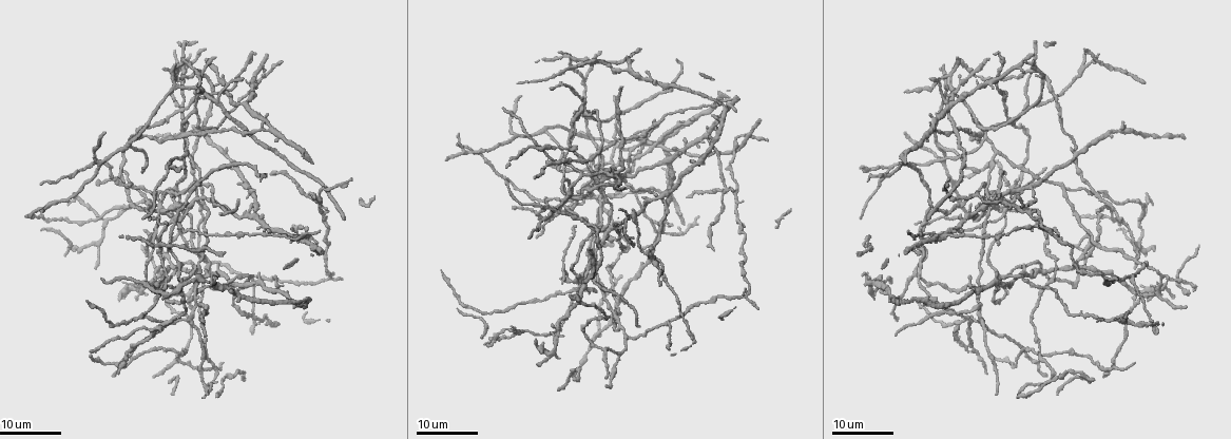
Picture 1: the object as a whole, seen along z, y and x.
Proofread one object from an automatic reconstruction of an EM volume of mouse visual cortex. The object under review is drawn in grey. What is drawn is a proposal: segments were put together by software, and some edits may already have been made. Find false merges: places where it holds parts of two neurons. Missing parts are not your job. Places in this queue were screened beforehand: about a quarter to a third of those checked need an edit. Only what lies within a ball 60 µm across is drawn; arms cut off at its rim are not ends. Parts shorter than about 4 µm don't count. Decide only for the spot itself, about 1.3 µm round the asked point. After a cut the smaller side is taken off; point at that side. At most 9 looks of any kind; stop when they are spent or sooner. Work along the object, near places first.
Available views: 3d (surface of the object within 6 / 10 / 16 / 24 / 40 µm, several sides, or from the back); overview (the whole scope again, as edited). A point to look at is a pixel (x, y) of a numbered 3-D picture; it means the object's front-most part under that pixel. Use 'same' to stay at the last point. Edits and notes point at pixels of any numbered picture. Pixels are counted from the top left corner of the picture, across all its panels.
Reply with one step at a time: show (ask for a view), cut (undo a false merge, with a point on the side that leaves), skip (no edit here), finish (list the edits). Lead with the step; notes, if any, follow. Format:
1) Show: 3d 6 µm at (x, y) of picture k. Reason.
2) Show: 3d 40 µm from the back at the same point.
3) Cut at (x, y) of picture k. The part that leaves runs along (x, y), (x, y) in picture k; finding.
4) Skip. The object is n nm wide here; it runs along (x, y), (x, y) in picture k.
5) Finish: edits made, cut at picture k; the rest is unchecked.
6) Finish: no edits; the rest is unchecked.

Show: 3d 16 µm at (1158, 294) of picture 1.

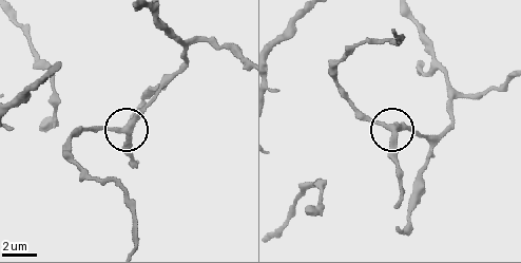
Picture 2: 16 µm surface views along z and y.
Show: 3d 10 µm at (389, 126) of picture 2.

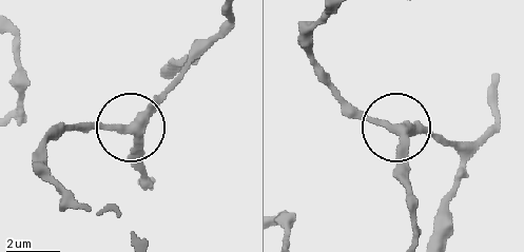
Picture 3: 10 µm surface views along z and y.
Skip. Continuous, no second neuron.

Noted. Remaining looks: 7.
Show: 3d 24 µm at (1087, 254) of picture 1. Looks like a crossing.

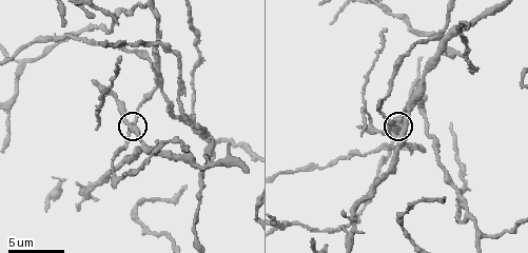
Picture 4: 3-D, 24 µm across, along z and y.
Show: 3d 6 µm at (396, 130) of picture 4.

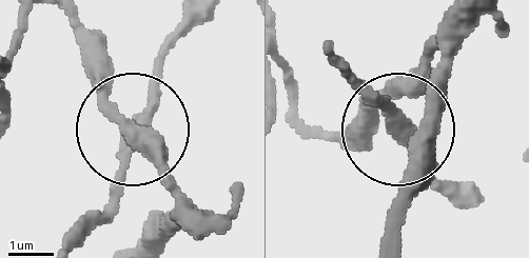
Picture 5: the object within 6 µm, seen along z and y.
Skip. 4 arms meet here; one neuron here.

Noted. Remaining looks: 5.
Show: 3d 16 µm at (1017, 353) of picture 1. Two arms in line, one across.

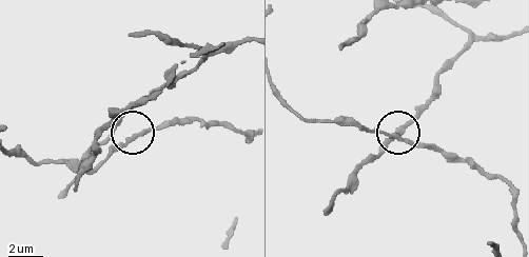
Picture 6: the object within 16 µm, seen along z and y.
Show: 3d 6 µm at (134, 137) of picture 6. Zoom in.

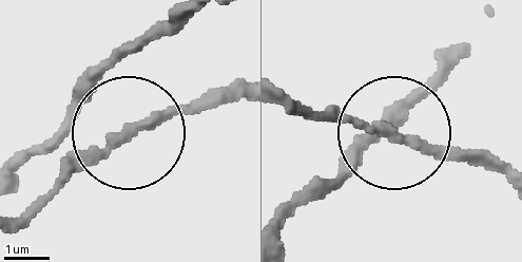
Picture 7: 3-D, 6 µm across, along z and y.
Skip. The object is 170 nm wide here; all the same neuron.

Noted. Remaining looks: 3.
Show: 3d 24 µm at (985, 139) of picture 1. Looks like a crossing.

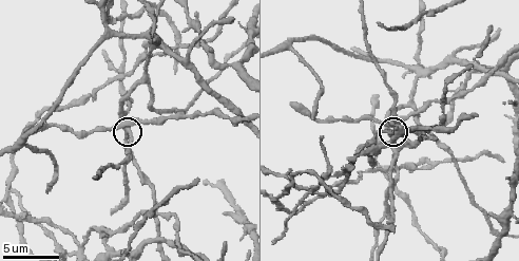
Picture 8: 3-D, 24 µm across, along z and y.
Show: 3d 6 µm at (127, 127) of picture 8.

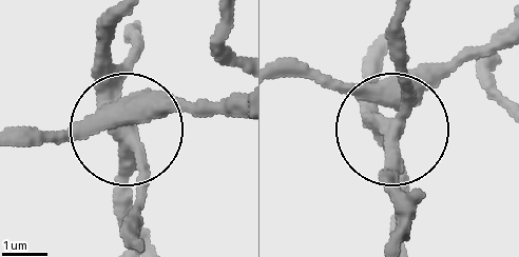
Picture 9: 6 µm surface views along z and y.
Skip. The object is 410 nm wide here; continuous, no second neuron.

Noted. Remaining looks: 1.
Show: 3d 10 µm at (227, 116) of picture 8. Four arms meet.

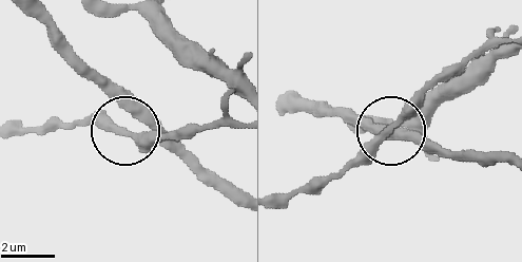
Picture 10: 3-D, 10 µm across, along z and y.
Skip. The object is 320 nm wide here; continuous, no second neuron.

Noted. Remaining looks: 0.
Finish: no edits; the rest is unchecked.

